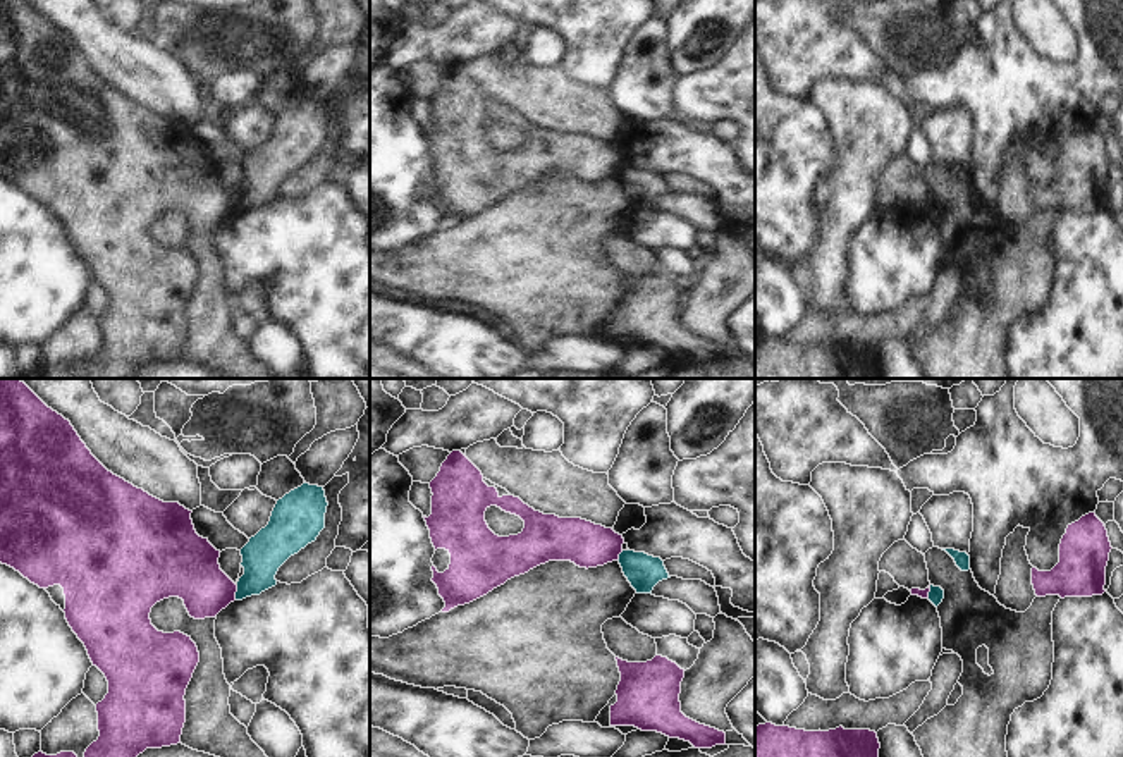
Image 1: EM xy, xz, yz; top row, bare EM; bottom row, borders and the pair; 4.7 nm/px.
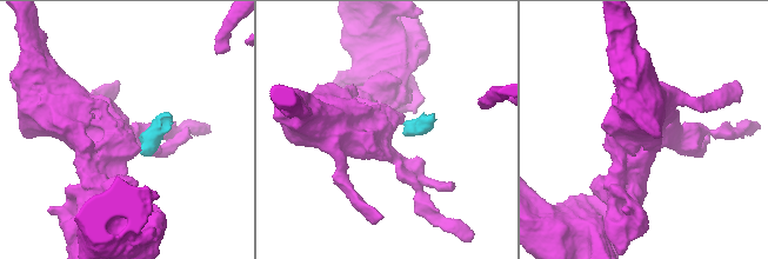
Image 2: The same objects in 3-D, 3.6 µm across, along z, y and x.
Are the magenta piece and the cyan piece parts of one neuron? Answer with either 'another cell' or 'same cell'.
another cell

